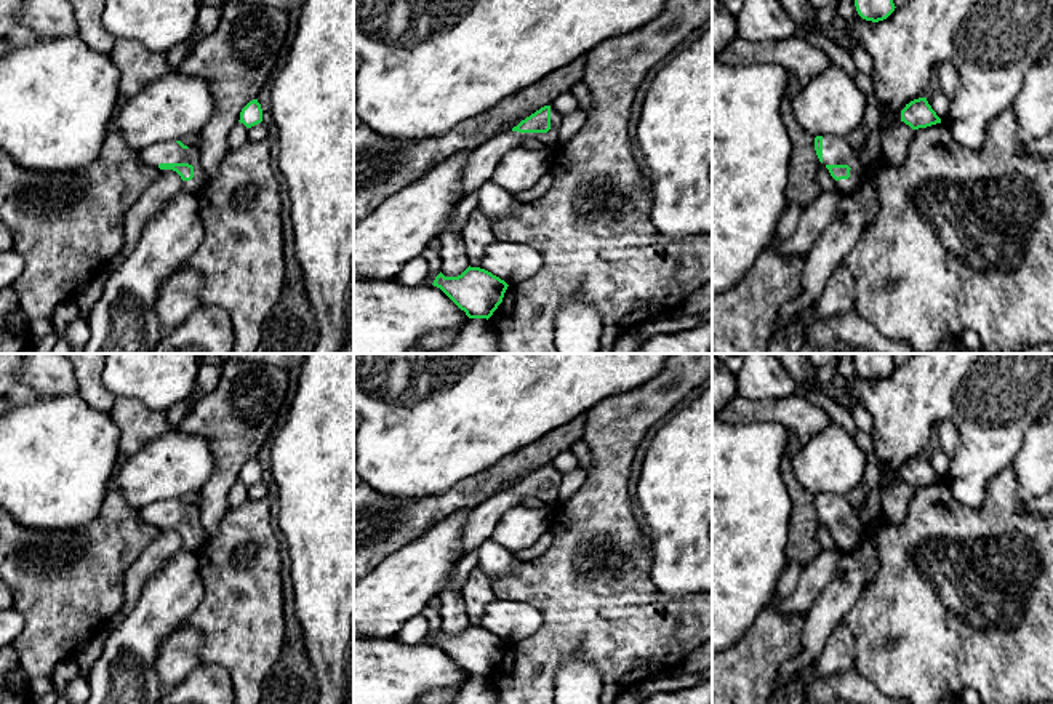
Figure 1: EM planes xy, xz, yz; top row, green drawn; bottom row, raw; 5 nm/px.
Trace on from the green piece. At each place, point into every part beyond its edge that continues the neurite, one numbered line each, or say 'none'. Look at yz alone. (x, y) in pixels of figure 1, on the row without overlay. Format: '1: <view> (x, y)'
1: yz (836, 509)

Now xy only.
1: xy (170, 509)

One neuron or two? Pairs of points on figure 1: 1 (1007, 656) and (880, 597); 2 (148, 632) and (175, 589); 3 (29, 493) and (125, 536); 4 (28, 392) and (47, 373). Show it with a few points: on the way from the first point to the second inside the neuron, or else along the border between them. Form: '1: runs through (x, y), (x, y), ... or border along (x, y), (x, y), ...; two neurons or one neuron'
1: runs through (975, 628), (962, 624), (954, 616), (912, 616); one neuron
2: runs through (152, 621), (167, 600); one neuron
3: border along (111, 488), (100, 512), (85, 525), (53, 530); two neurons
4: border along (18, 370), (18, 376), (40, 397); two neurons

